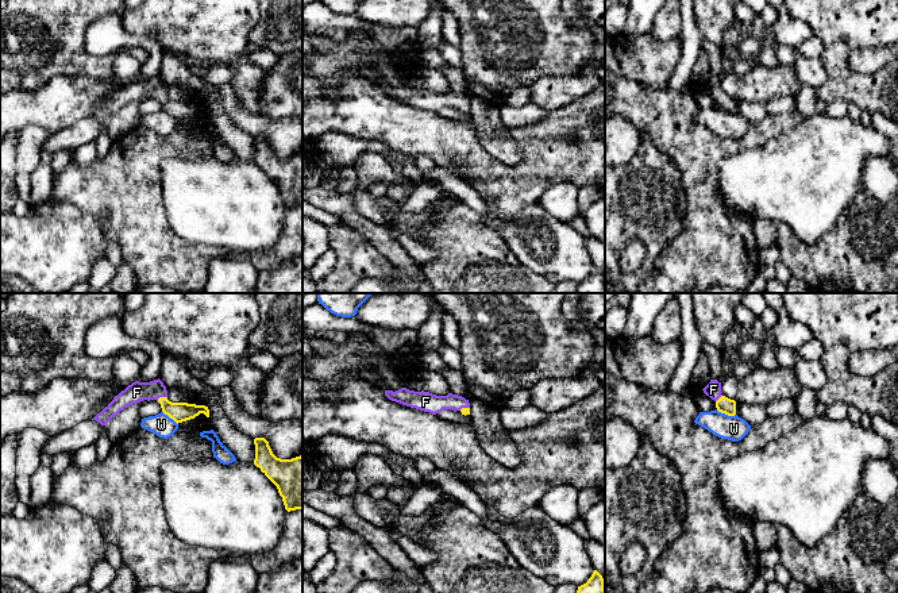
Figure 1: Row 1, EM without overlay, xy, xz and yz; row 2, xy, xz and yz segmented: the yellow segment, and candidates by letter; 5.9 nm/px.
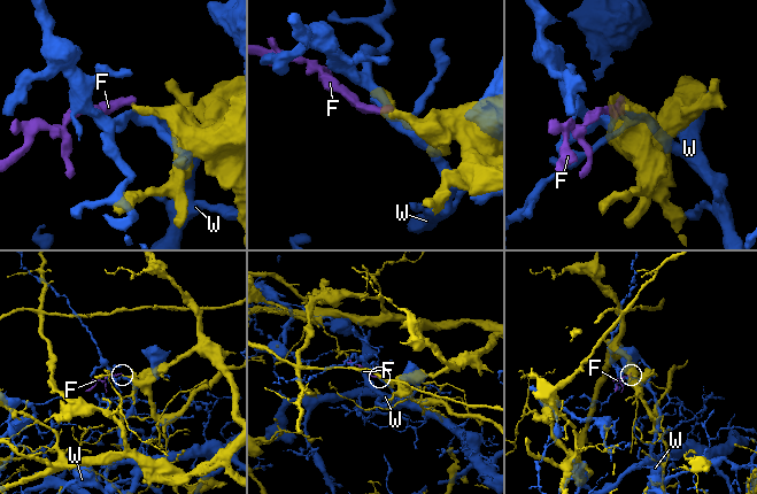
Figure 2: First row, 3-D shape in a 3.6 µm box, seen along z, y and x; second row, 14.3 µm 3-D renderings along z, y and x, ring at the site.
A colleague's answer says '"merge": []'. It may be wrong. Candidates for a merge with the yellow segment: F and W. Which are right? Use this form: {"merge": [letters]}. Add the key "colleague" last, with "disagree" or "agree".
{"merge": ["F"], "colleague": "disagree"}

